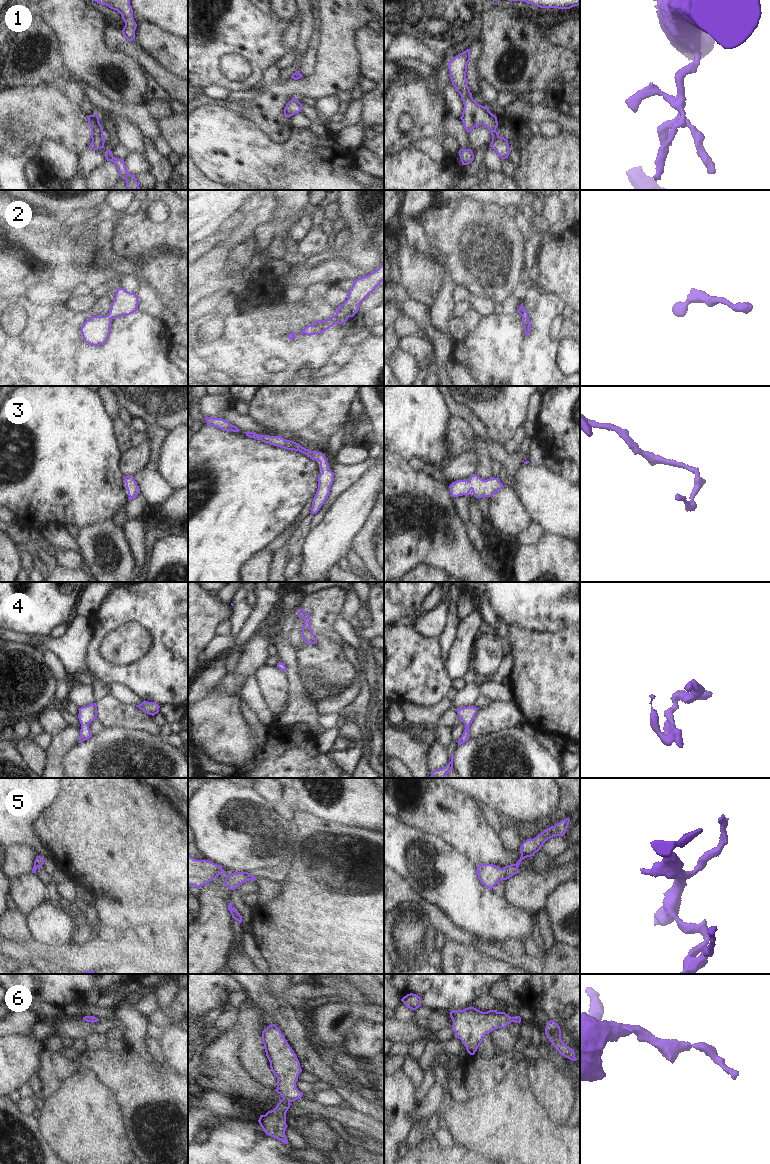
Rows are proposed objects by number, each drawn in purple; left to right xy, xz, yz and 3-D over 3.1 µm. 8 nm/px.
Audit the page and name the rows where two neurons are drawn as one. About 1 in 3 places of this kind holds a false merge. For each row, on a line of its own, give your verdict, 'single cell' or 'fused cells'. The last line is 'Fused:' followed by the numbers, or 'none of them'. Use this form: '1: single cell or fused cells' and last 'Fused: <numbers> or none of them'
1: single cell
2: single cell
3: single cell
4: single cell
5: single cell
6: single cell
Fused: none of them

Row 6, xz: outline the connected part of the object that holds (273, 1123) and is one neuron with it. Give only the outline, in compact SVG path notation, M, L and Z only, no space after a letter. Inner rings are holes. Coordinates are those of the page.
M275 1024L269 1025L262 1031L262 1042L270 1062L270 1068L277 1078L275 1091L283 1099L273 1110L268 1111L265 1115L260 1115L258 1122L267 1135L288 1144L285 1135L285 1130L288 1127L286 1113L290 1108L290 1103L300 1099L303 1095L296 1088L298 1075L302 1069L296 1054Z

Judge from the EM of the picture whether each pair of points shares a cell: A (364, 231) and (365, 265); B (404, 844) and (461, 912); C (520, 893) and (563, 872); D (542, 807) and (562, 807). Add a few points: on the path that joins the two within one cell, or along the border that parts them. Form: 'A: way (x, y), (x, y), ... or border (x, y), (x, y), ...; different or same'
A: way (364, 239), (365, 257); same
B: way (414, 866), (414, 880), (420, 890), (439, 892); same
C: way (531, 890), (552, 880); same
D: border (559, 788), (556, 809), (536, 820); different

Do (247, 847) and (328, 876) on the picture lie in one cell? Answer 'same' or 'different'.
different

